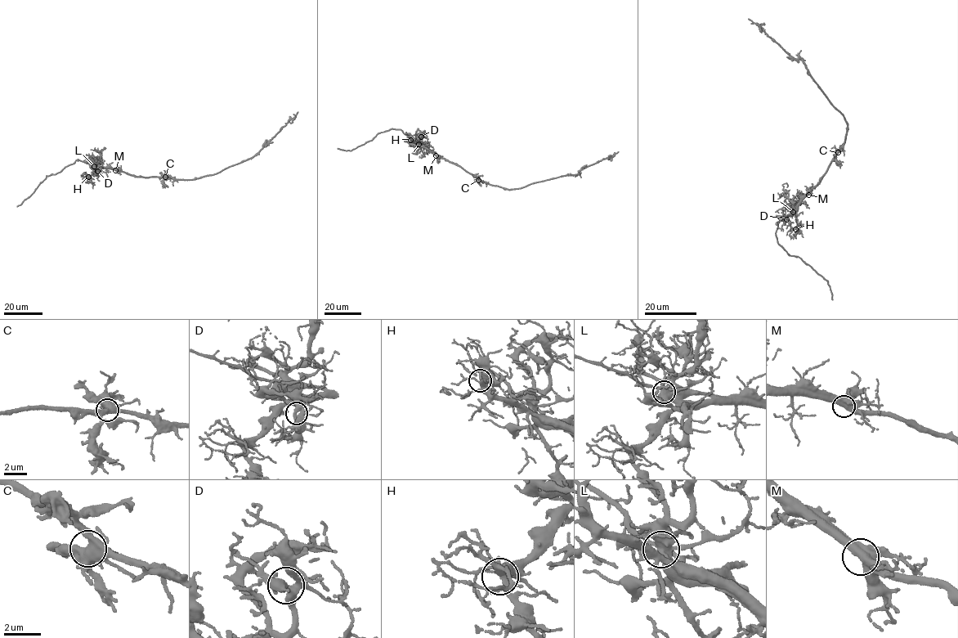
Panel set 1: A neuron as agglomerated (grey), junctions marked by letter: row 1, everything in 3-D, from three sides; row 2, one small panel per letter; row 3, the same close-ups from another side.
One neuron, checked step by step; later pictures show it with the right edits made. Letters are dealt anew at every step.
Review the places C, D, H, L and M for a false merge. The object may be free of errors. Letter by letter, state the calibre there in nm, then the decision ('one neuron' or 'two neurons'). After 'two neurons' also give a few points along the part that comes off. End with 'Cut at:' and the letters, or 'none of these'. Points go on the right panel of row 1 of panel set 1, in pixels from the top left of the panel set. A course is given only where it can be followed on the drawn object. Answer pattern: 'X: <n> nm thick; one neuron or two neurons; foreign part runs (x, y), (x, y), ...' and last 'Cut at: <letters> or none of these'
C: 500 nm thick; one neuron
D: 320 nm thick; one neuron
H: 400 nm thick; one neuron
L: 480 nm thick; one neuron
M: 500 nm thick; one neuron
Cut at: none of these

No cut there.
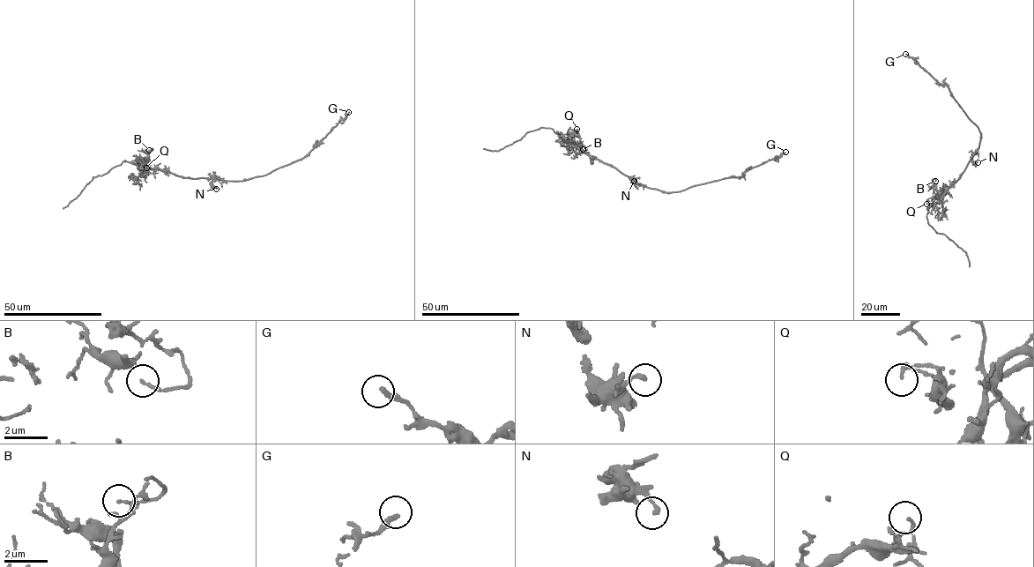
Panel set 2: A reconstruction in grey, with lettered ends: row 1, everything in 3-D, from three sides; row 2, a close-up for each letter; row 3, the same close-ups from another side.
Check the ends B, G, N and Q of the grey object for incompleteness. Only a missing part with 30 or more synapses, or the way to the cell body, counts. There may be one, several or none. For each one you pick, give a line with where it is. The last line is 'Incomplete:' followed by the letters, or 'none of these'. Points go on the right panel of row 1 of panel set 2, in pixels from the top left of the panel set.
Incomplete: none of these

